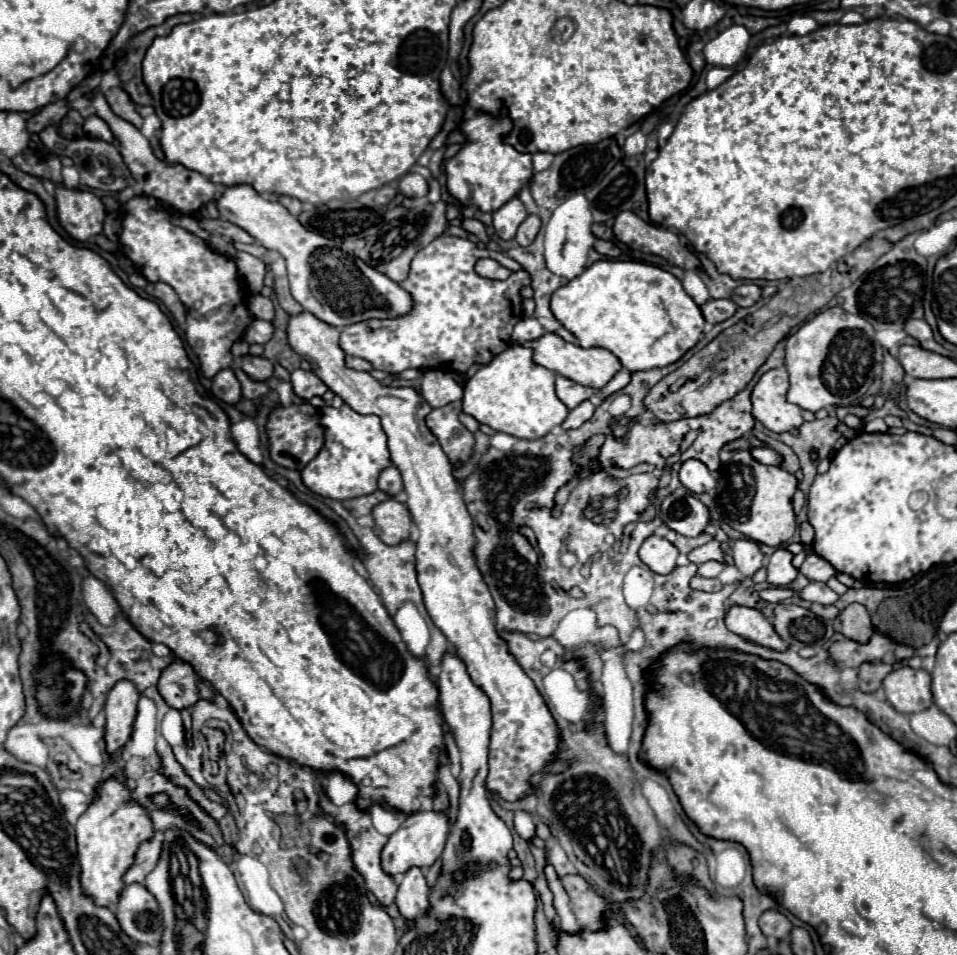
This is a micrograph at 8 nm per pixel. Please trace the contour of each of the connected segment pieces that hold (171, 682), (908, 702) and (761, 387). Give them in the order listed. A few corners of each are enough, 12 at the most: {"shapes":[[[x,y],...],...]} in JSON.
{"shapes":[[[174,662],[162,672],[158,690],[176,710],[200,700],[196,672]],[[910,666],[884,678],[886,700],[902,714],[932,704],[930,674]],[[786,368],[768,370],[752,390],[752,416],[772,432],[802,426],[786,400]]]}

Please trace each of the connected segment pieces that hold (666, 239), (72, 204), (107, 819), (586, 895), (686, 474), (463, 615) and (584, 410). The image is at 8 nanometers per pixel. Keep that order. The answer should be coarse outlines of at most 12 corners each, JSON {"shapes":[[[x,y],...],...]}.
{"shapes":[[[634,212],[616,216],[614,234],[626,246],[694,270],[676,232],[644,222]],[[56,188],[62,228],[78,242],[102,234],[106,210],[92,192]],[[118,778],[76,822],[82,888],[118,904],[124,874],[156,834]],[[580,876],[562,884],[574,914],[588,930],[602,928],[610,906]],[[686,460],[680,482],[690,492],[708,492],[716,486],[706,464]],[[338,328],[288,342],[382,418],[426,610],[492,704],[486,786],[562,772],[556,722],[498,634],[472,516],[416,388],[348,368]],[[588,400],[568,412],[564,430],[578,428],[592,418],[594,406]]]}

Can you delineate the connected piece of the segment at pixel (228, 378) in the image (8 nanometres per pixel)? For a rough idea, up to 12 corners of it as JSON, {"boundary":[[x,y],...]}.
{"boundary":[[232,368],[220,370],[212,392],[226,404],[242,400],[240,380]]}

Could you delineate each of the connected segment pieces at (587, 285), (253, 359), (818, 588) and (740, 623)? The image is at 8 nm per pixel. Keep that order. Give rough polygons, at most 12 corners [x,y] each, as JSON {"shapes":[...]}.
{"shapes":[[[594,262],[552,294],[582,348],[678,362],[704,316],[674,274]],[[244,356],[242,368],[256,382],[272,378],[274,364]],[[810,582],[800,590],[808,602],[834,604],[838,594],[824,582]],[[730,606],[726,626],[774,650],[788,644],[772,622],[750,606]]]}

